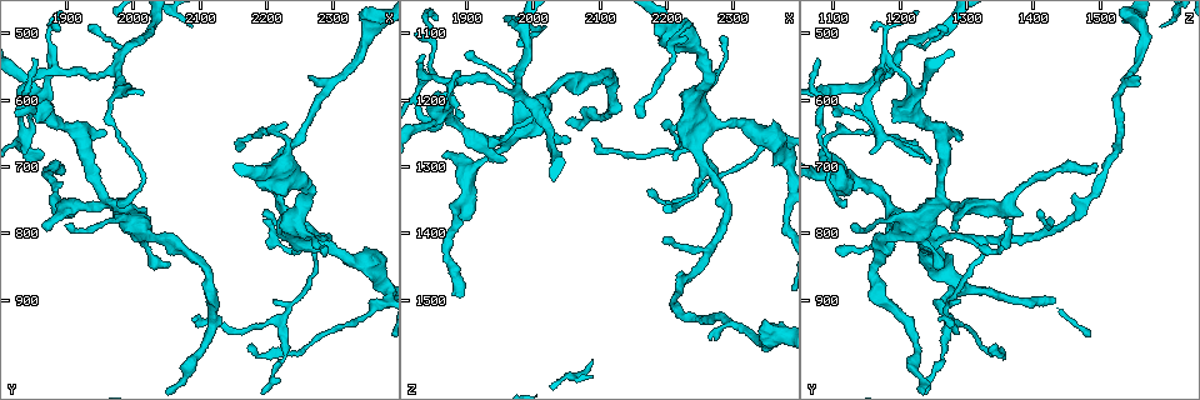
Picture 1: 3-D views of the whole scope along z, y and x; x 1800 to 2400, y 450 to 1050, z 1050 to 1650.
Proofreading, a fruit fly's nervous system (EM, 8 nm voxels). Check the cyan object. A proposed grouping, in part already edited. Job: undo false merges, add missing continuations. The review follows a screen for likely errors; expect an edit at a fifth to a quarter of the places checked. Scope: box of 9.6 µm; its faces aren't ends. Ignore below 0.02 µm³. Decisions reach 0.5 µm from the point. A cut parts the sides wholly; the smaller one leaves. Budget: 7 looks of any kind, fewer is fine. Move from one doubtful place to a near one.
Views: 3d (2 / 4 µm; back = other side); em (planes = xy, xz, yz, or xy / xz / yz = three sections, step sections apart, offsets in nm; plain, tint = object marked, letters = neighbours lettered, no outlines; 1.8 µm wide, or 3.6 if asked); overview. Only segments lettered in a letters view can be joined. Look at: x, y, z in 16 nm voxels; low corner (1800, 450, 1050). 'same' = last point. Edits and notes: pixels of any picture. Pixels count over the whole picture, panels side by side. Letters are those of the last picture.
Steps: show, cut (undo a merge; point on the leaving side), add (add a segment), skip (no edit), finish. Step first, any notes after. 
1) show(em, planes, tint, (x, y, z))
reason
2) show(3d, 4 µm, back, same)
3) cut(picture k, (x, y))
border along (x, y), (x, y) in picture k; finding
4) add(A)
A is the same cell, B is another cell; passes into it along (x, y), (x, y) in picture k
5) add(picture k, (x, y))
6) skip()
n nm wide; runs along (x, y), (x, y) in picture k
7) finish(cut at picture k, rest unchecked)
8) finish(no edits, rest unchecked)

show(3d, 4 µm, (1885, 550, 1170))
a fork

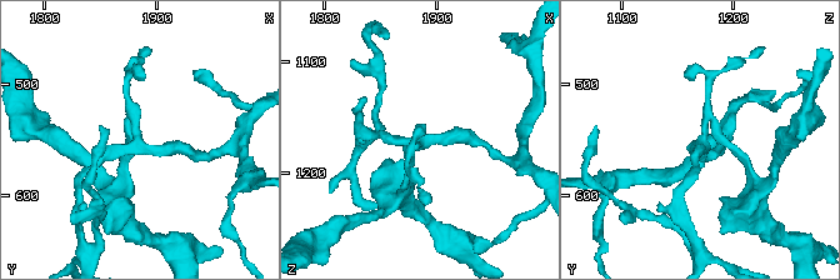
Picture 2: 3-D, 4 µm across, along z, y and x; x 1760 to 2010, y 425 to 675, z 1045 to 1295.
show(em, xz, step 8, tint, (1882, 552, 1174))
now the EM

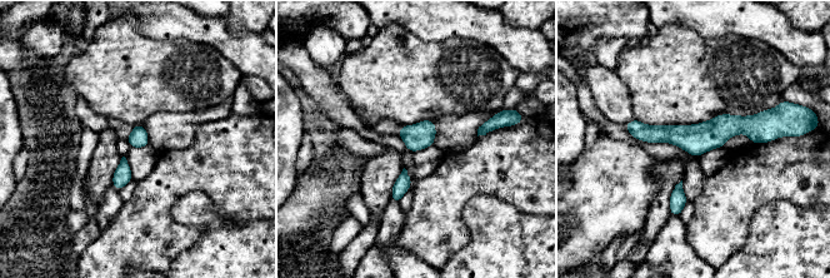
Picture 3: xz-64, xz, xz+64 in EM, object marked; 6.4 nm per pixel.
show(em, xz, step 8, letters, same)

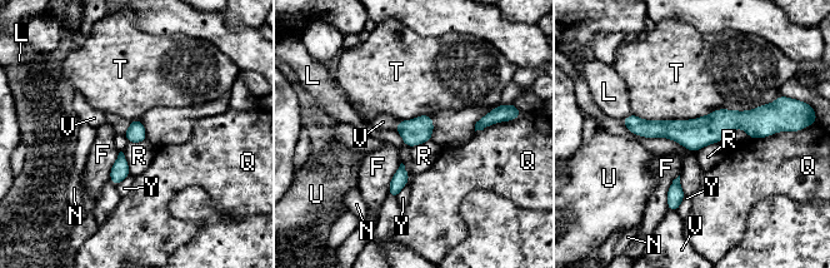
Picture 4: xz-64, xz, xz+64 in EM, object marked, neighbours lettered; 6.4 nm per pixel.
skip()
T touches over 650 nm; F, L, N, Q, R, T, U, V and Y are other cells; runs along (626, 122), (669, 129), (768, 125) in picture 4; all the same neuron

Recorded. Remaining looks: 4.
show(3d, 2 µm, back, (2275, 810, 1325))
three-way junction

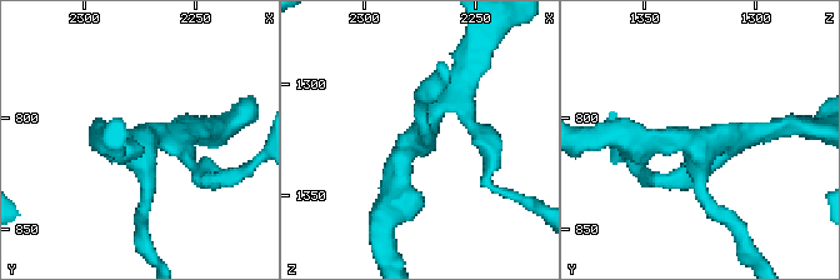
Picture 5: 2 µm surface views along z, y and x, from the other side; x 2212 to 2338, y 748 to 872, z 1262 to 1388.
show(em, 3.6 µm, planes, plain, (2276, 813, 1326))
shape alone is not enough

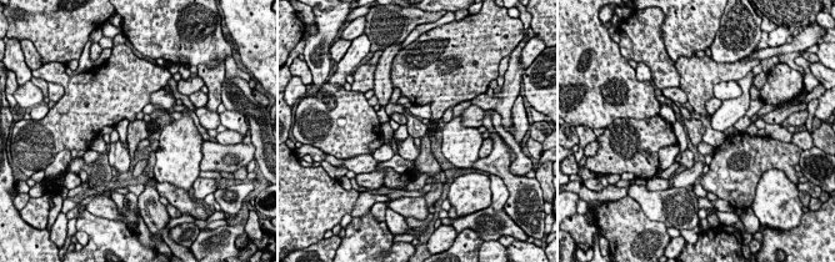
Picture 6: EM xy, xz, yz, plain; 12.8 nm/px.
show(em, 3.6 µm, planes, letters, same)
see the neighbours

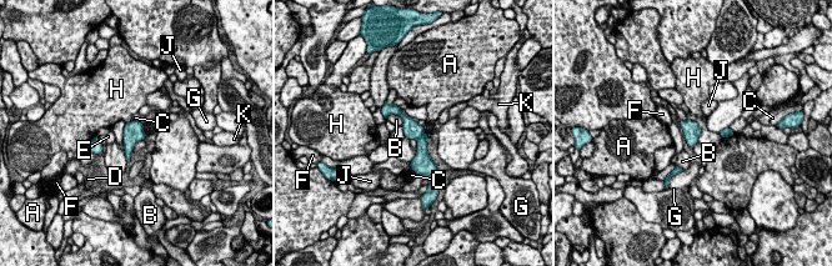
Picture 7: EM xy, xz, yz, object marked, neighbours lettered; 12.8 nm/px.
skip()
H touches over 280 nm; A, B, C, D, E, F, G, H, J and K are other cells; border along (695, 121), (700, 128), (698, 141) in picture 7; one neuron here

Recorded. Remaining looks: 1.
finish(no edits, rest unchecked)

